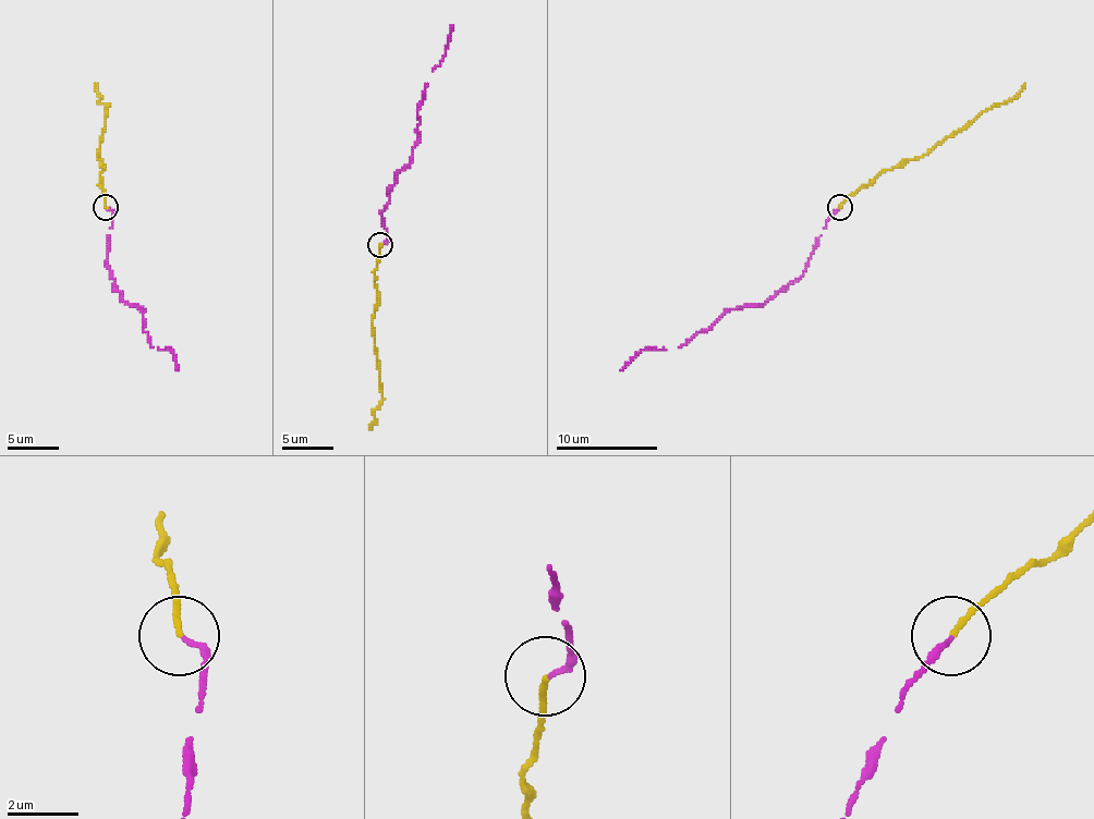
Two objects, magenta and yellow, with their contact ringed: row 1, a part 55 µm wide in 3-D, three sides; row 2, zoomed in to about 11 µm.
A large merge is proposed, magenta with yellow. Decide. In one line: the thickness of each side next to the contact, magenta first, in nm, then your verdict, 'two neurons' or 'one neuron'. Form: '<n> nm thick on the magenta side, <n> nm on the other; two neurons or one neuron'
160 nm thick on the magenta side, 150 nm on the other; one neuron

